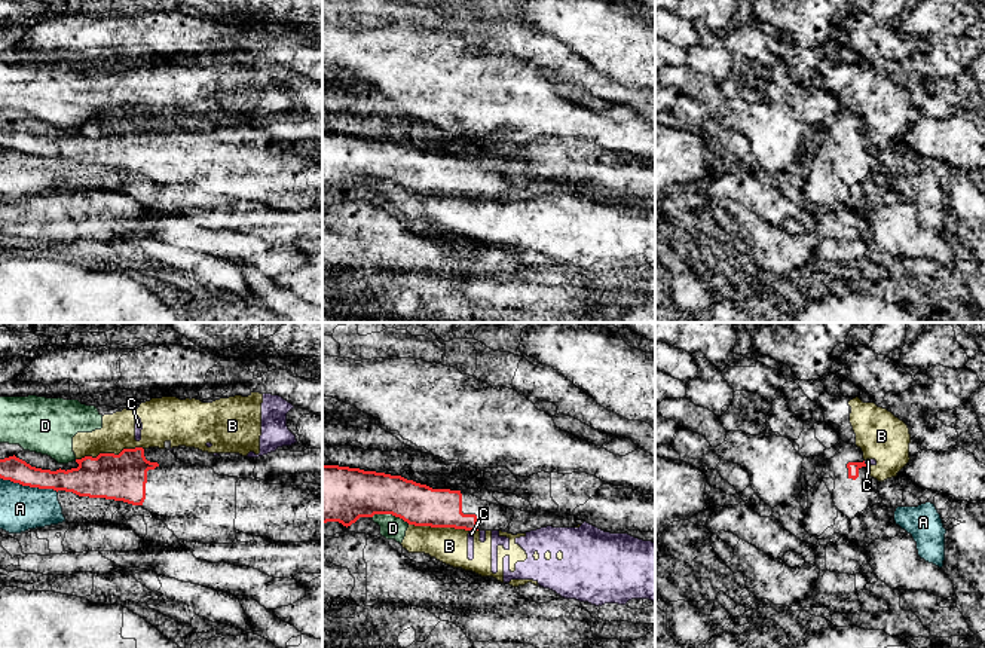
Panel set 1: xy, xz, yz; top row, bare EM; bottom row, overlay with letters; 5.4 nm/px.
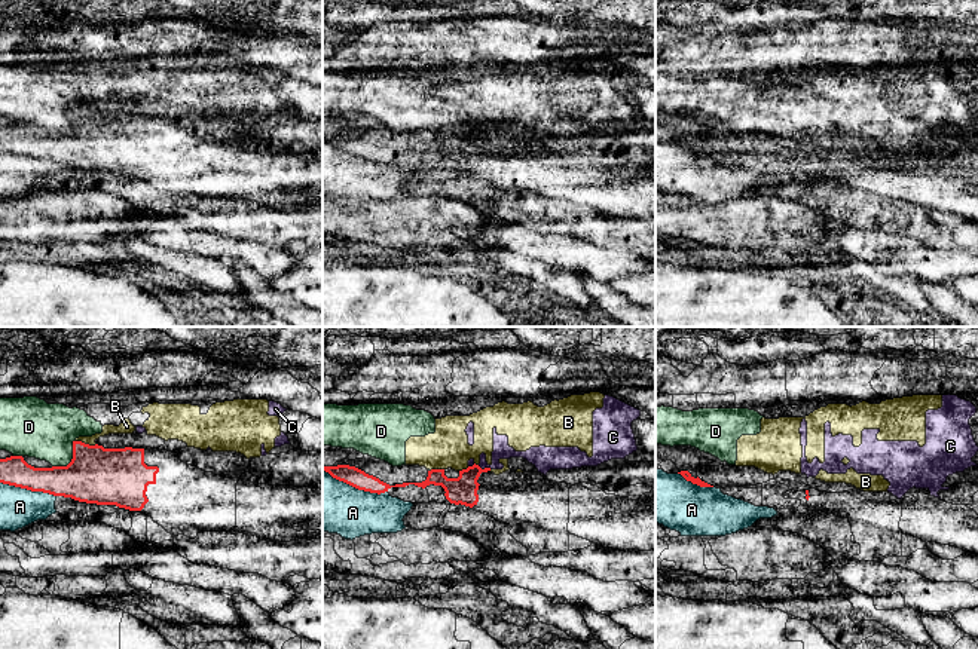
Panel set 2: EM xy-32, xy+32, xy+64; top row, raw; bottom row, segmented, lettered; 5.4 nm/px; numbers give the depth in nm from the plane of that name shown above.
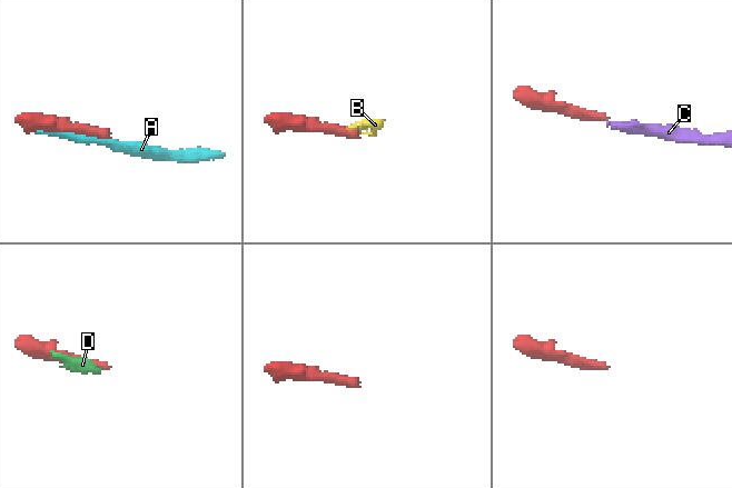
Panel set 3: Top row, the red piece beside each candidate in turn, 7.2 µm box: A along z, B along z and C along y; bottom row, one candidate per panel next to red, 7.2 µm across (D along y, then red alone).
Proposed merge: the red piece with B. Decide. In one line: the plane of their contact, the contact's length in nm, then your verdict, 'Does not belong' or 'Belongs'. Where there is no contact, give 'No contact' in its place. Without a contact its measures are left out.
Touches red in xy. Shared border 380 nm. Does not belong

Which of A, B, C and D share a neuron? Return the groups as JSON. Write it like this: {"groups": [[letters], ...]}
{"groups": [["A"], ["B", "C", "D"]]}

